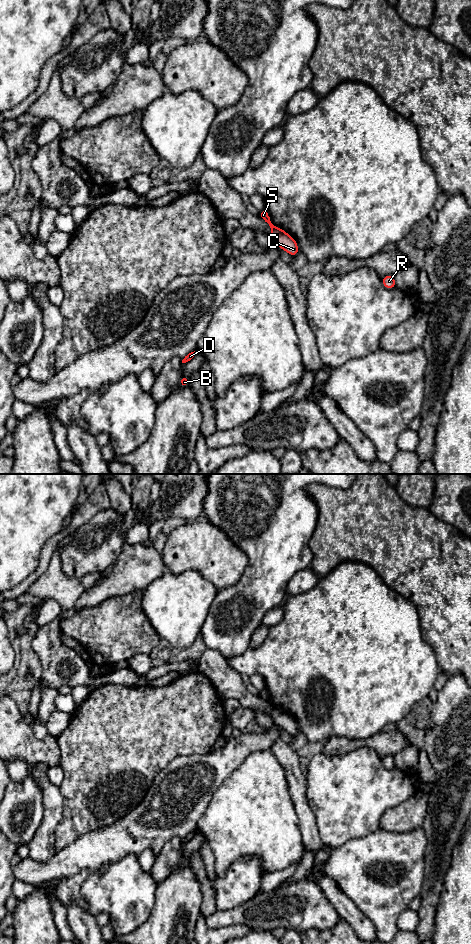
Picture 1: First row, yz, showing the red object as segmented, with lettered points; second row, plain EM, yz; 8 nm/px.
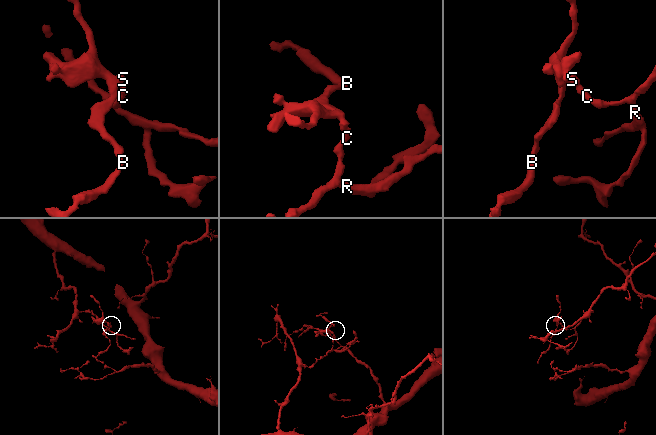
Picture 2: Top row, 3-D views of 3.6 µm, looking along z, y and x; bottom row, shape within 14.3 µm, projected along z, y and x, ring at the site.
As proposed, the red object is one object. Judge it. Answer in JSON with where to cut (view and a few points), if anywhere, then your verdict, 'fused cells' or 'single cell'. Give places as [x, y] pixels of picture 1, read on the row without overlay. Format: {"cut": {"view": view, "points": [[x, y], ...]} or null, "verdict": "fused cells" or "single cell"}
{"cut": {"view": "yz", "points": [[275, 706], [271, 709]]}, "verdict": "fused cells"}

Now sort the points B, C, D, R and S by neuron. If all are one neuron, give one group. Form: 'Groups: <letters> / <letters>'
Groups: B D S / C R

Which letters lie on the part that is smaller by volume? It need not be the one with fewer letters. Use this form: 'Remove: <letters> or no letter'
Remove: B, D, S

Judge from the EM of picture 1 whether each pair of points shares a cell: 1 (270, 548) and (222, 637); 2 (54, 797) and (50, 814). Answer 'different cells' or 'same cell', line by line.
1: same cell
2: same cell

